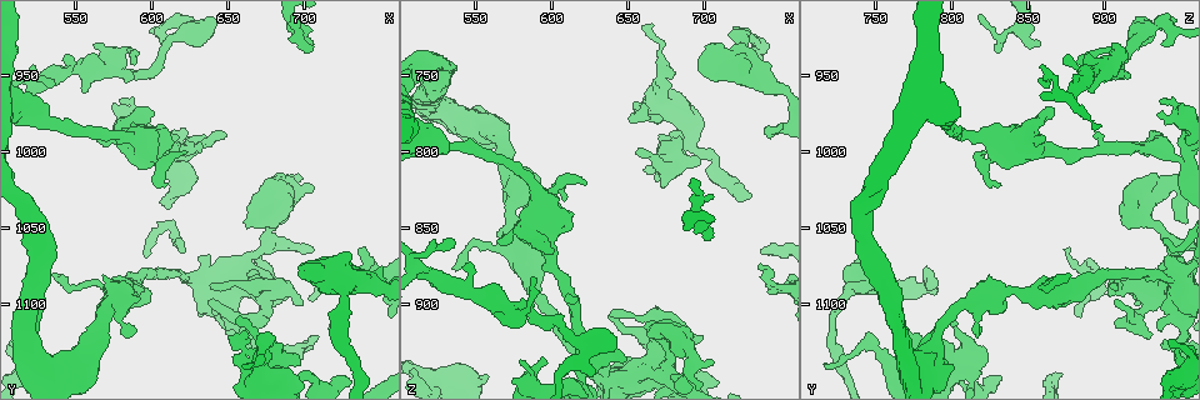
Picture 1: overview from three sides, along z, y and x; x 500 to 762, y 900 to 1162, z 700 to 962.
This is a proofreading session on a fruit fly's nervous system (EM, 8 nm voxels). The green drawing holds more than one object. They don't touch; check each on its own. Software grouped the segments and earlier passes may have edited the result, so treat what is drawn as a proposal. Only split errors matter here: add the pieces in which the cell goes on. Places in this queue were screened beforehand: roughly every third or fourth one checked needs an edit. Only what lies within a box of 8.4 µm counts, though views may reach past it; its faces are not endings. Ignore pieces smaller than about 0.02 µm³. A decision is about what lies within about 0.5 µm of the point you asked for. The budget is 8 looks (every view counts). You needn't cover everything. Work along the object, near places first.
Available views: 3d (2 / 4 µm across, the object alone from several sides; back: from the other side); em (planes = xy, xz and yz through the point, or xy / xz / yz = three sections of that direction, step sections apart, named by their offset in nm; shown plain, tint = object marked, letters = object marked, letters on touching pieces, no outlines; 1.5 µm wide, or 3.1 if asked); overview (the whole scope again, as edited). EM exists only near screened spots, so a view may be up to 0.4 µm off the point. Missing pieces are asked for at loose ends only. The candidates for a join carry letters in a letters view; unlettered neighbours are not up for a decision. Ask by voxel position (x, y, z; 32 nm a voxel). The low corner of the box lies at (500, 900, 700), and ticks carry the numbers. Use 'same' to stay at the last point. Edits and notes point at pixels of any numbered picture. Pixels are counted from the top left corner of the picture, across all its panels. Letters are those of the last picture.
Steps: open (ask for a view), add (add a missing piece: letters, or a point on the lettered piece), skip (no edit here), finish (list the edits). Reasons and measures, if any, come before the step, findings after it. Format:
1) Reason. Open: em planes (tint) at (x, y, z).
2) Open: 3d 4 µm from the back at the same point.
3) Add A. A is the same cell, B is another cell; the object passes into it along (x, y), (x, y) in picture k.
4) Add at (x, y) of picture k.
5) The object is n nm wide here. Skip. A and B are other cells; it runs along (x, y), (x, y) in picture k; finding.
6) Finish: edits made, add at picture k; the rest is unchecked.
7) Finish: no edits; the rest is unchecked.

An open end. Open: em xz step 8 (letters) at (602, 972, 866).

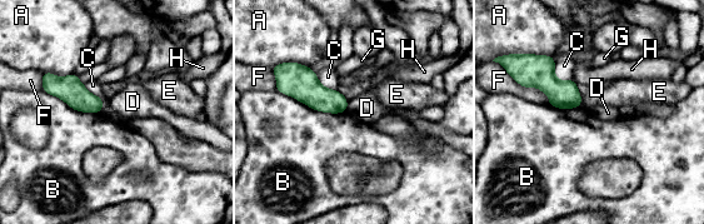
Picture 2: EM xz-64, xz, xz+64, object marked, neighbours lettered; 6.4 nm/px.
The longest contact is with B, 500 nm. Skip. A, B, C, D, E, F, G and H are other cells; none of them fits.

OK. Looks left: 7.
Free end. Open: em xy step 8 (letters) at (646, 986, 938).

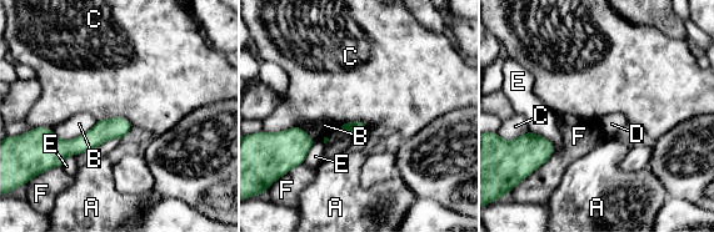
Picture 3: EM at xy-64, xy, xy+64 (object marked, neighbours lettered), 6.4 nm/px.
The longest contact is with B, 320 nm. Skip. A, B, C, D, E and F are other cells; it runs along (128, 125), (79, 145), (48, 132) in picture 3; none of them fits.

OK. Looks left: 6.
An open end. Open: em xz step 4 (tint) at (562, 930, 908).

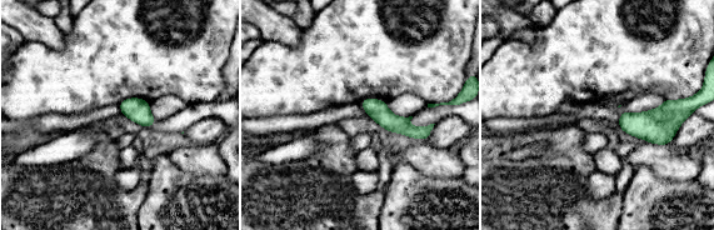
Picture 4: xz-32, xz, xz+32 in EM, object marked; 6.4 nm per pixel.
Open: em planes (letters) at the same point.

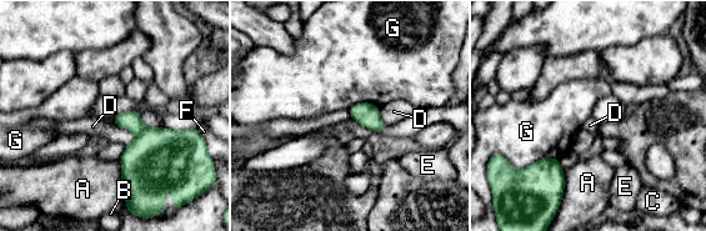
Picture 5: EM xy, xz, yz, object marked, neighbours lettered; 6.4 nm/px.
The object is 130 nm wide here. Skip. A, B, C, D, E, F and G are other cells; a border runs along (114, 124), (128, 129), (135, 139) in picture 5; no lettered piece goes on from it.

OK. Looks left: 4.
Finish: no edits; the rest is unchecked.

